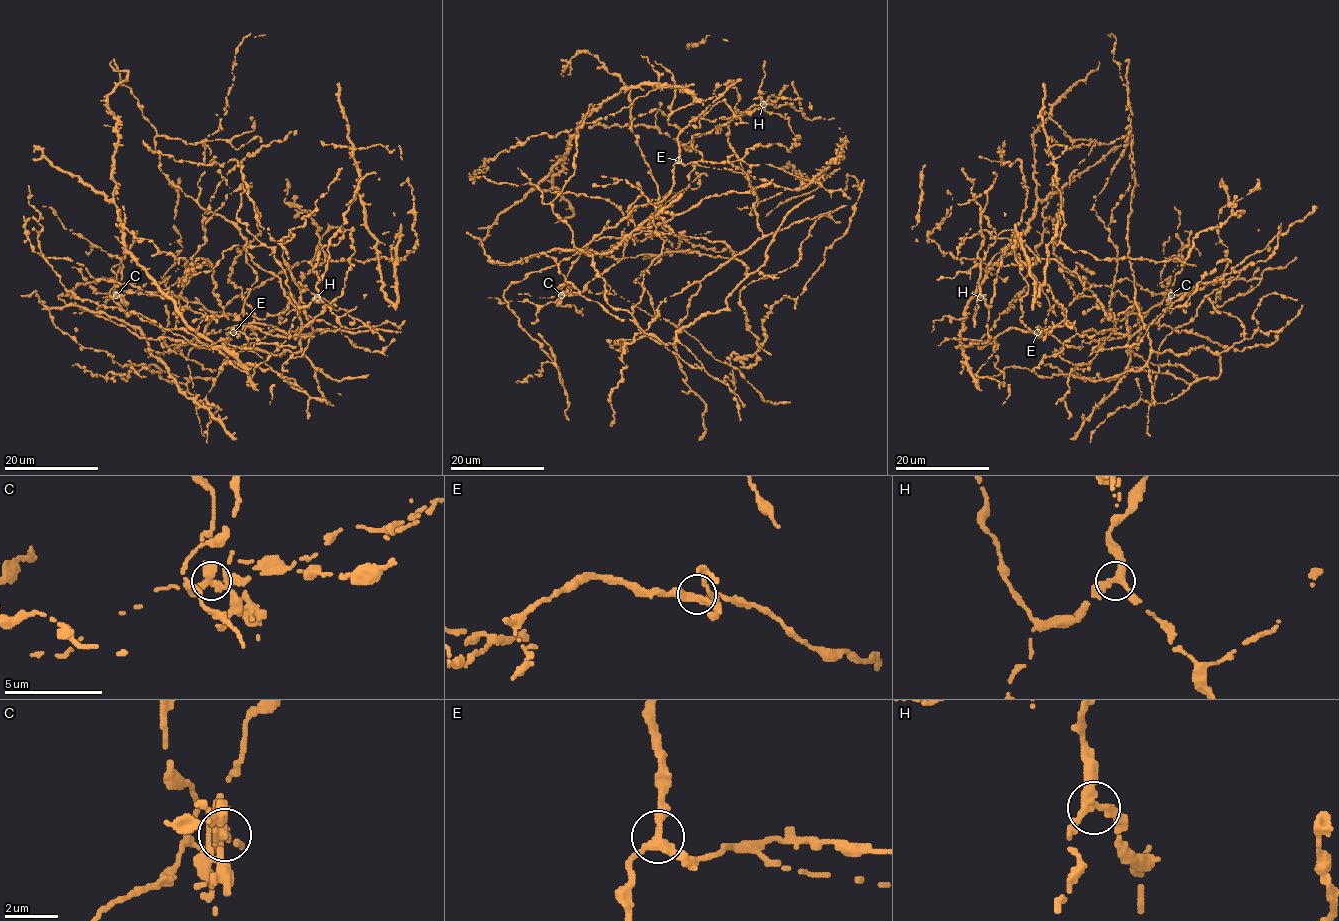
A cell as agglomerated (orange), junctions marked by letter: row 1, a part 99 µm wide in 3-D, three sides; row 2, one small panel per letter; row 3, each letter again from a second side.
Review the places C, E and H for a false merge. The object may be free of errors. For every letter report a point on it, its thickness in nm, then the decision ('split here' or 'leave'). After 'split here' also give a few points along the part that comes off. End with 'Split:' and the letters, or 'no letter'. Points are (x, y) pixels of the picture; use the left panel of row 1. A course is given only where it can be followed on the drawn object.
C: (116, 295) | 320 nm | split here | (116, 295), (121, 291), (156, 293), (178, 278), (178, 286), (183, 285), (185, 278), (197, 273), (191, 269)
E: (233, 332) | 320 nm | leave
H: (317, 297) | 300 nm | leave
Split: C

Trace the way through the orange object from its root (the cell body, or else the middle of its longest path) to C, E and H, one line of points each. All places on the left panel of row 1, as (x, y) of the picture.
C: (186, 379), (215, 377), (240, 346), (297, 353), (296, 308), (228, 319), (207, 263), (183, 285), (116, 295)
E: (186, 379), (80, 345), (49, 310), (77, 305), (142, 338), (201, 348), (233, 332)
H: (186, 379), (80, 345), (49, 310), (201, 348), (247, 326), (293, 336), (342, 294), (350, 230), (317, 297)

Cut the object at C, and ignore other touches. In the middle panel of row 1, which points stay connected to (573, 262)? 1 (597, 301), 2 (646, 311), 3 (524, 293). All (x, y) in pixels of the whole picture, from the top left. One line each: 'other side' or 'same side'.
1: same side
2: other side
3: other side

